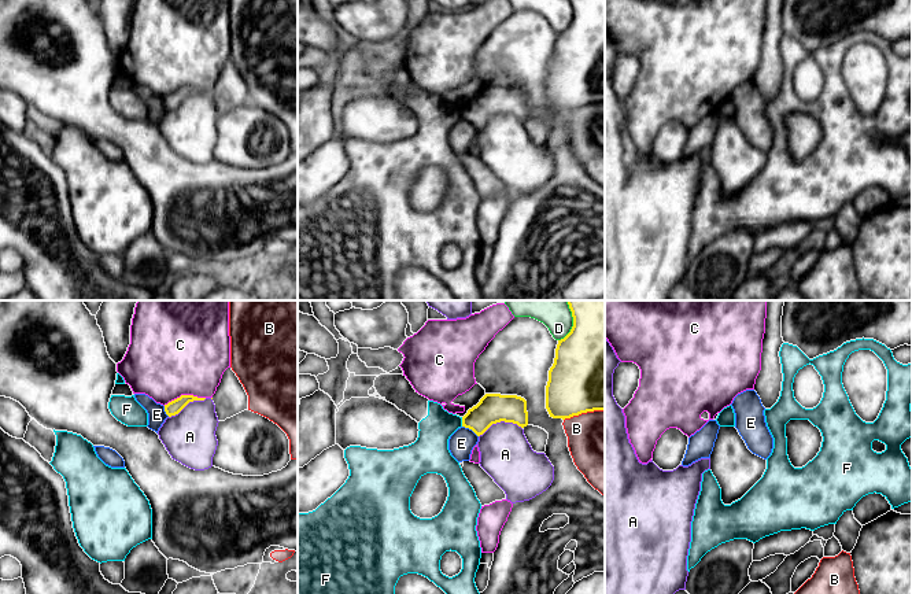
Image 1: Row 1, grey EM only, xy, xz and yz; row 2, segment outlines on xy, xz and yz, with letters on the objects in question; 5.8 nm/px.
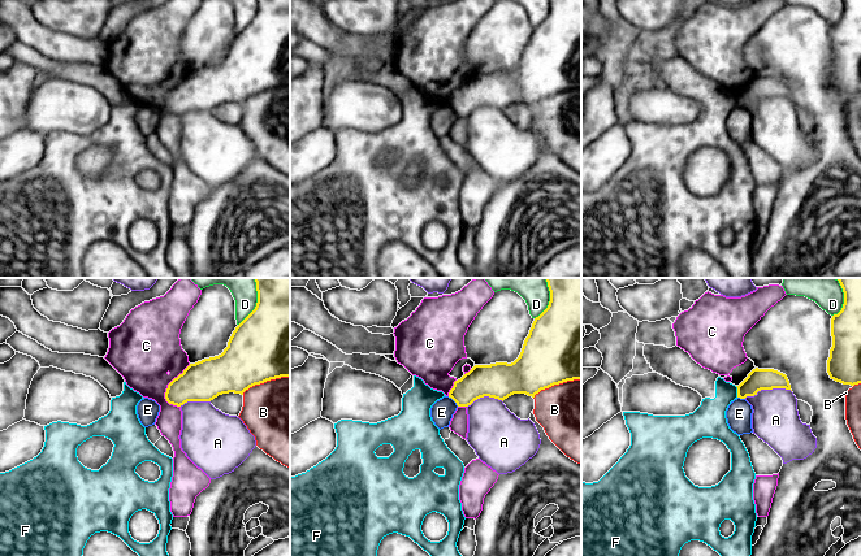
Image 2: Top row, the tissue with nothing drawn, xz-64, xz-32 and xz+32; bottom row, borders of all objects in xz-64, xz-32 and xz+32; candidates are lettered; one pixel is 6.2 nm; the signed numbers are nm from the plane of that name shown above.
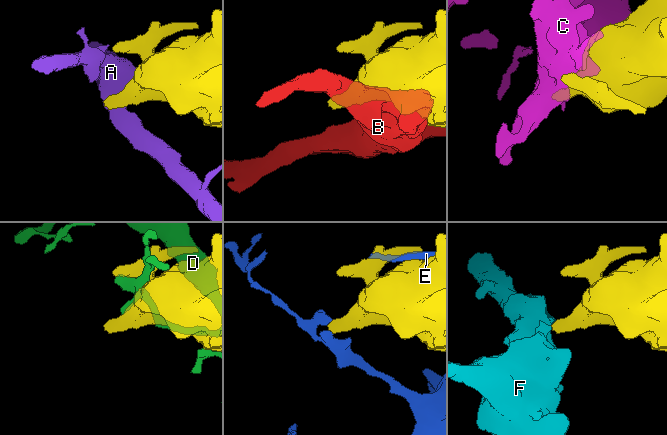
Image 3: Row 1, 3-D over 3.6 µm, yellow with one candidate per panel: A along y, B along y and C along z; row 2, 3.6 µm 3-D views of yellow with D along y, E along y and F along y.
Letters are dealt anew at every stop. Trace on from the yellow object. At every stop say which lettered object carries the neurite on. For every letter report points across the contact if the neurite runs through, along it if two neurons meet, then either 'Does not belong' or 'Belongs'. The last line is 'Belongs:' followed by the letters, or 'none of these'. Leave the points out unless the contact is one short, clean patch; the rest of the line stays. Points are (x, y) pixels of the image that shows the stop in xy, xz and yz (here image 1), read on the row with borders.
A: Does not belong
B: Does not belong
C: Does not belong
D: Does not belong
E: Does not belong
F: Boundary: xz (461, 417), (462, 425). Does not belong
Belongs: none of these

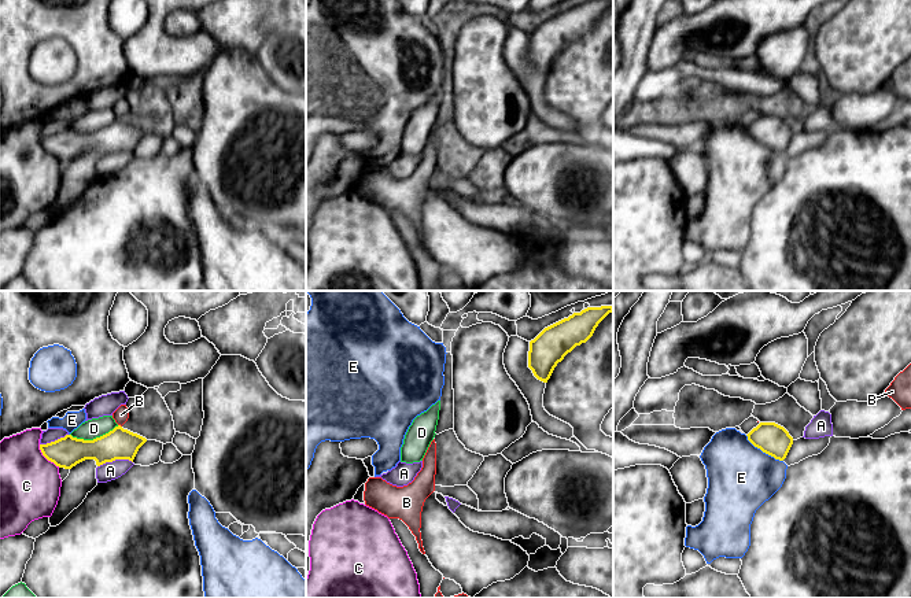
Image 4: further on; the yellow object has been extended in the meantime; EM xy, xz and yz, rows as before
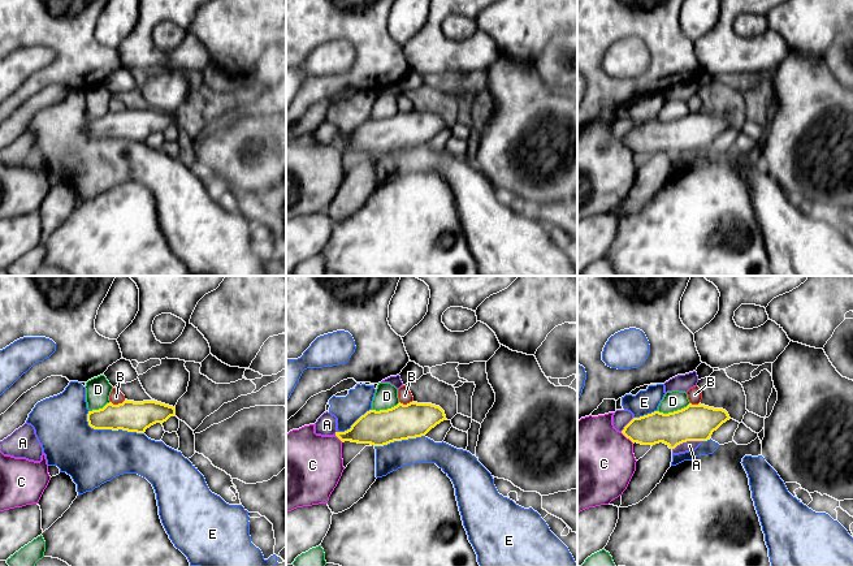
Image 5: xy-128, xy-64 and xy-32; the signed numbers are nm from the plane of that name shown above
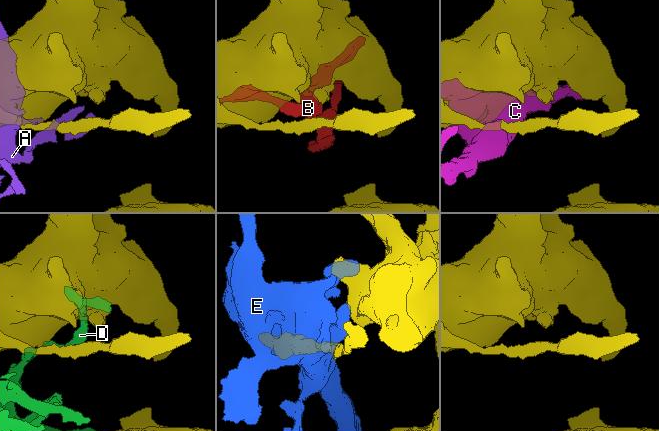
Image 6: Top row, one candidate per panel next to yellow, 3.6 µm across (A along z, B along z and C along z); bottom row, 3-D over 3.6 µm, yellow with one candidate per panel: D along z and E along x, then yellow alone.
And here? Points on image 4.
A: Does not belong
B: Does not belong
C: Does not belong
D: Does not belong
E: Does not belong
Belongs: none of these

